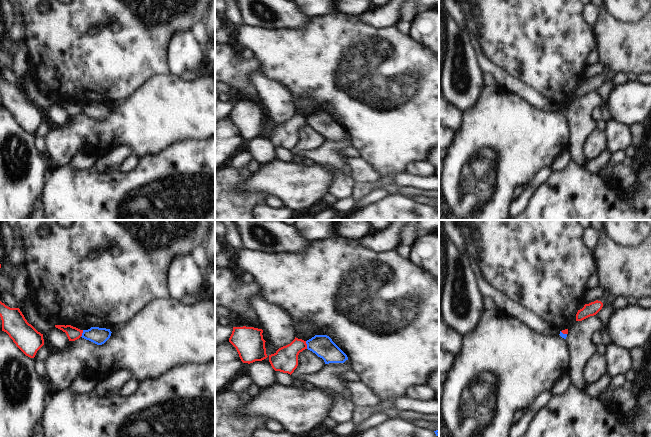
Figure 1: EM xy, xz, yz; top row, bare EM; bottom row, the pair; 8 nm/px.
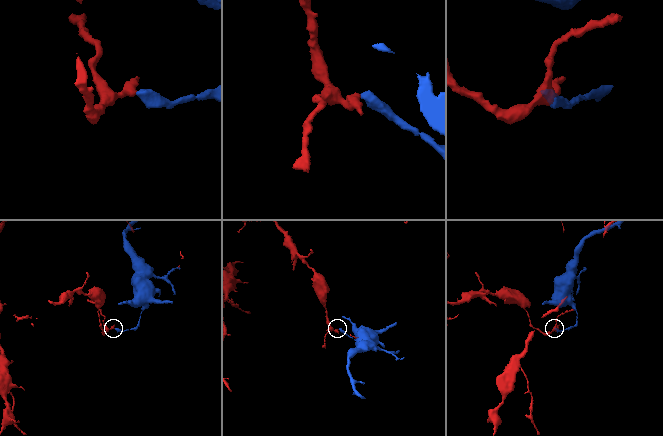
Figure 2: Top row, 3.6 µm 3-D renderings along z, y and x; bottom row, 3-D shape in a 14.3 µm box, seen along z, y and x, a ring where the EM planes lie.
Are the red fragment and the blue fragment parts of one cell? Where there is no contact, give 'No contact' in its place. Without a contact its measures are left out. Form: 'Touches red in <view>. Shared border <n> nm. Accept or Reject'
Touches red in xz. Shared border 70 nm. Reject

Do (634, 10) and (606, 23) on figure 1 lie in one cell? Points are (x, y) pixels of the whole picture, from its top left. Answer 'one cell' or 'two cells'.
one cell

